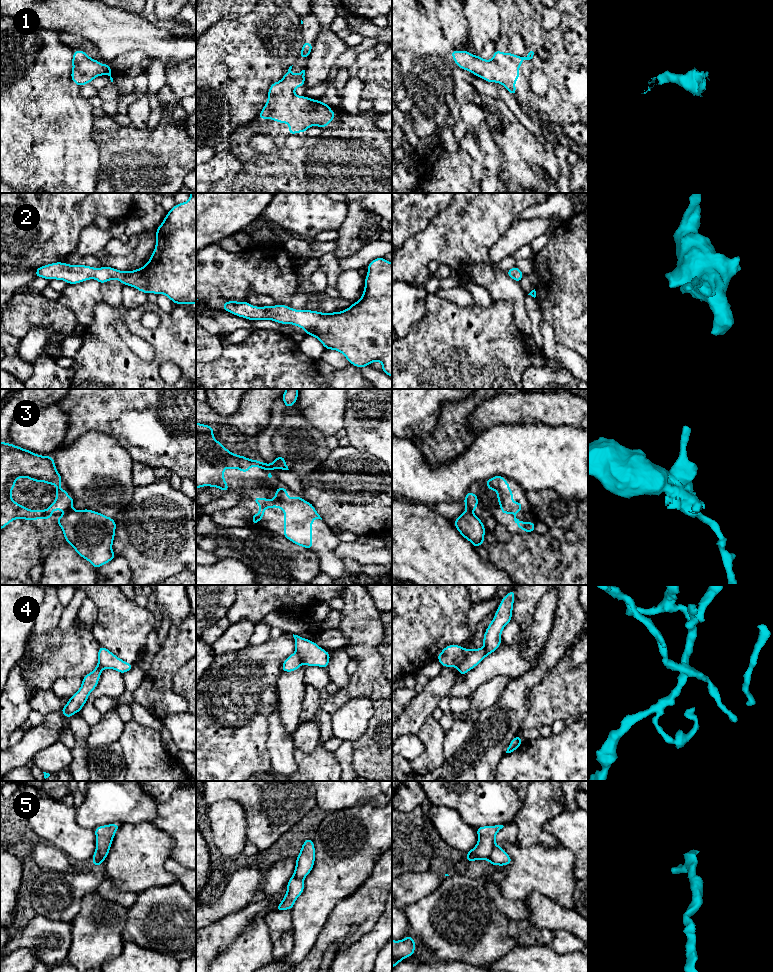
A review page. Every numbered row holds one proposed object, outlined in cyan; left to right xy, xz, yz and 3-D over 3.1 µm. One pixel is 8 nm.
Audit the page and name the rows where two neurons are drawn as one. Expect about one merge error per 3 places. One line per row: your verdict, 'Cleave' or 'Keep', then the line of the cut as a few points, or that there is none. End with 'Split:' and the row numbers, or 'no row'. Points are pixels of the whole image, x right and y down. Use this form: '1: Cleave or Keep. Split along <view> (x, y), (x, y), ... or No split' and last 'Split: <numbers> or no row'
1: Keep. No split
2: Keep. No split
3: Cleave. Split along xz (262, 463), (269, 469)
4: Cleave. Split along yz (471, 650), (468, 657), (458, 668)
5: Cleave. Split along yz (494, 841), (494, 846), (487, 859)
Split: 3, 4, 5

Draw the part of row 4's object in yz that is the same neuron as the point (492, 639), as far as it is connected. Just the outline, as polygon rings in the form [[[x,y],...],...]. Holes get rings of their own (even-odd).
[[[511,590],[501,601],[495,612],[495,616],[487,627],[483,643],[484,647],[471,650],[468,658],[459,666],[460,675],[465,675],[468,671],[476,667],[485,657],[497,650],[501,644],[501,633],[503,628],[512,620],[512,610],[515,598],[515,590]]]

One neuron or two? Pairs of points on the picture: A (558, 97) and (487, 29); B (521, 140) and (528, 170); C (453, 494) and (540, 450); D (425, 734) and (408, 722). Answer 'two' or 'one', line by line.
A: two
B: one
C: one
D: two

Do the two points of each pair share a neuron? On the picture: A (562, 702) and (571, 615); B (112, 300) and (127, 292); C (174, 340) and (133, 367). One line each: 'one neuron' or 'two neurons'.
A: two neurons
B: two neurons
C: one neuron

